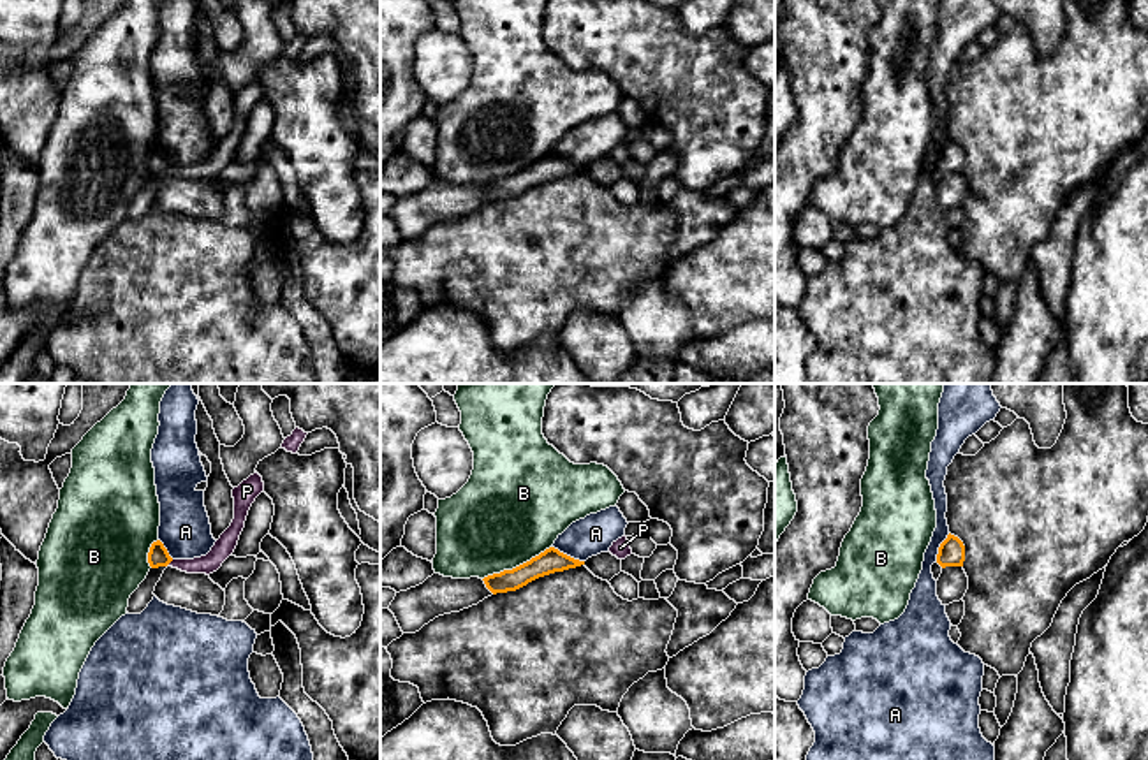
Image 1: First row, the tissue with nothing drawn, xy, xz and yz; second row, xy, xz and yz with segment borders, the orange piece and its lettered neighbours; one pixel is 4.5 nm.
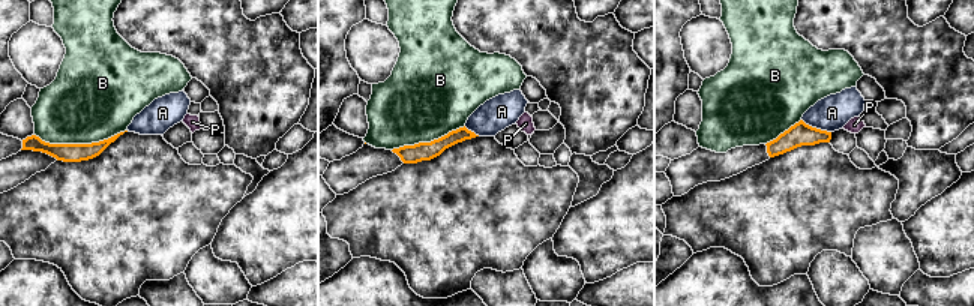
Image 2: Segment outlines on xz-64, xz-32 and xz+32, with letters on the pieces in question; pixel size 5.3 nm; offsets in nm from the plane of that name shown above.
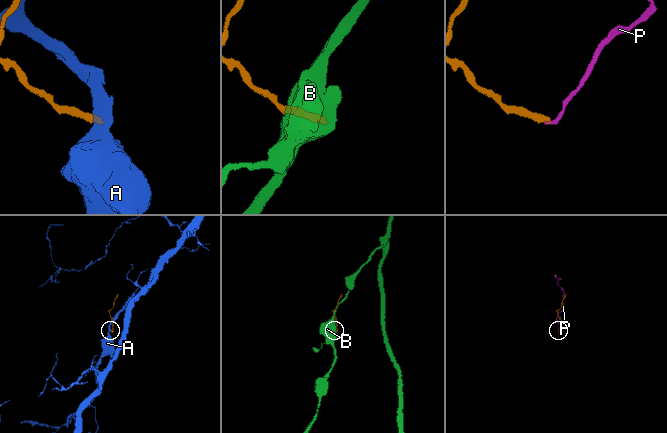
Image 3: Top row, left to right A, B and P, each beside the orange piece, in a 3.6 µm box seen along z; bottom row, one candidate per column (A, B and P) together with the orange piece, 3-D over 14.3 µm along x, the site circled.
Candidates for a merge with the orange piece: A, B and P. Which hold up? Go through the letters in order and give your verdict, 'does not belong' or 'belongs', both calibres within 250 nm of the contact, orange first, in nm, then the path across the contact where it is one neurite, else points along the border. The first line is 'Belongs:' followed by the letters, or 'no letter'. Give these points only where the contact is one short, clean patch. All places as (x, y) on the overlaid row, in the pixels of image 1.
Belongs: no letter
A: does not belong; calibres 110 and 180 nm; border xz (553, 546), (583, 562)
B: does not belong; calibres 110 and 460 nm
P: does not belong; calibres 90 and 90 nm; border xy (173, 560), (166, 565)

